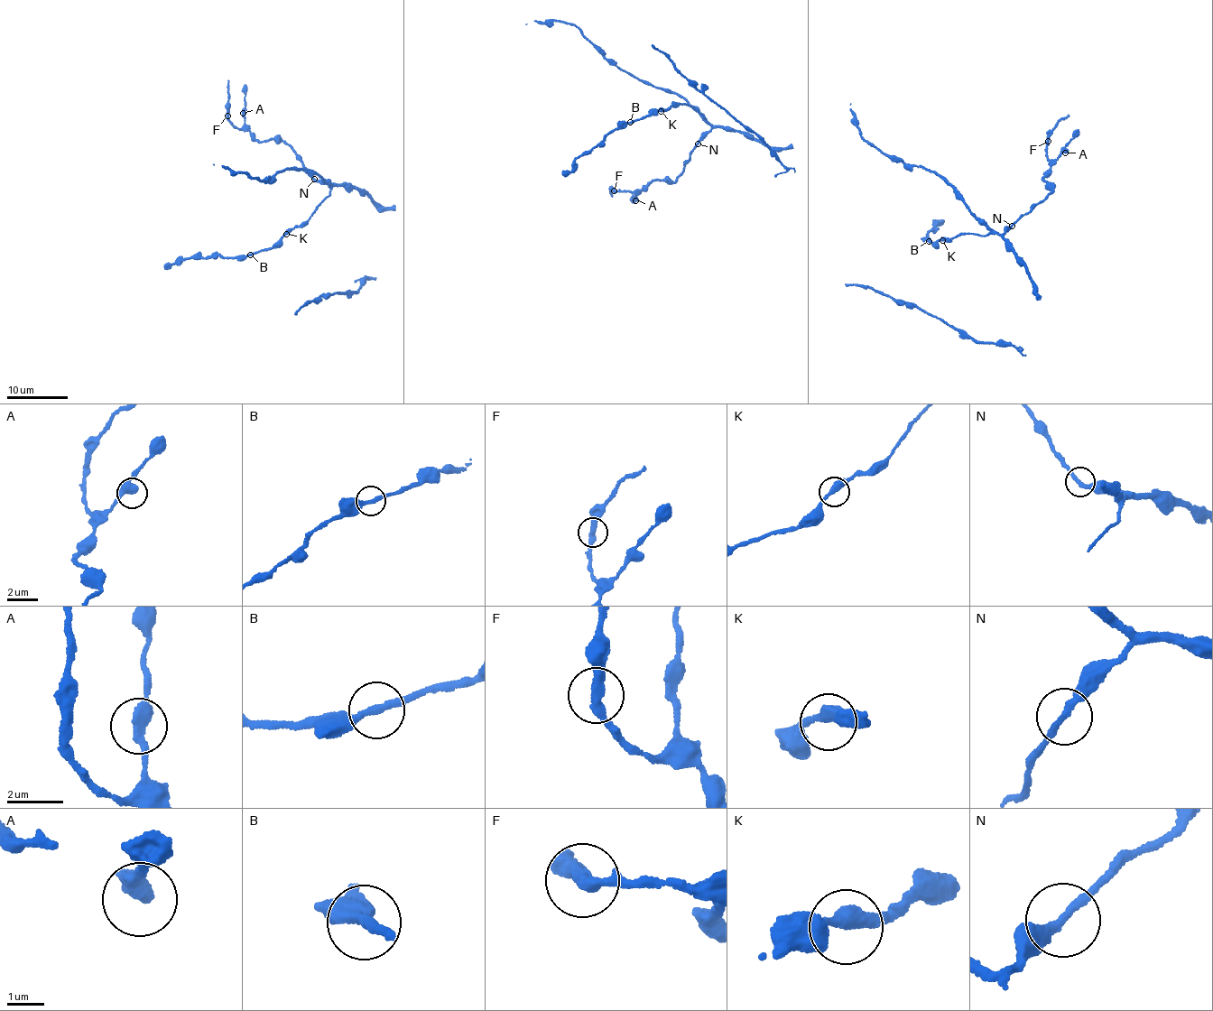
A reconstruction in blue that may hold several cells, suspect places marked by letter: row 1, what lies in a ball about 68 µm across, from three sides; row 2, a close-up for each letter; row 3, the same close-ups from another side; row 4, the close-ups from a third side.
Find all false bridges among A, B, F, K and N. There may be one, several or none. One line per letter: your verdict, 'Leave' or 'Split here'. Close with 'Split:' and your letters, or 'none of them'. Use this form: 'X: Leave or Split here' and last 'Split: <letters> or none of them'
A: Leave
B: Leave
F: Split here
K: Leave
N: Leave
Split: F

